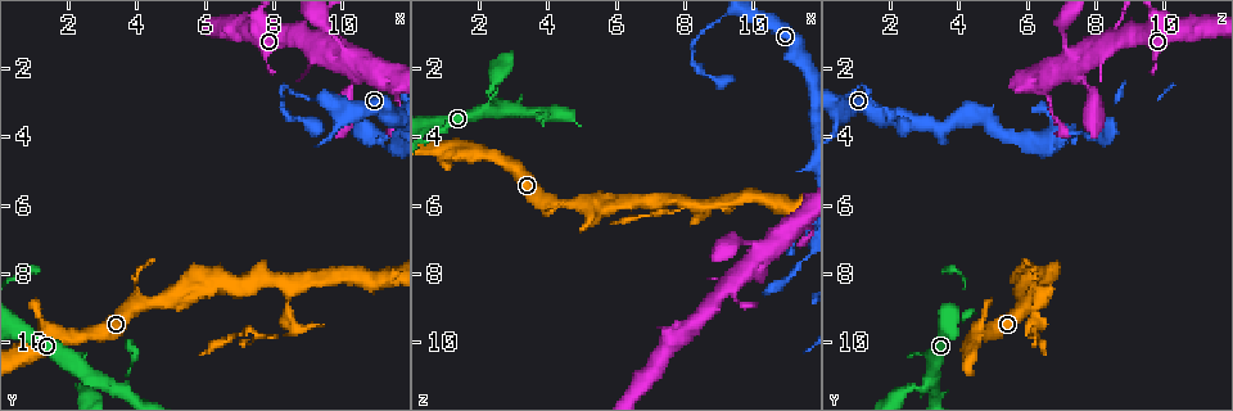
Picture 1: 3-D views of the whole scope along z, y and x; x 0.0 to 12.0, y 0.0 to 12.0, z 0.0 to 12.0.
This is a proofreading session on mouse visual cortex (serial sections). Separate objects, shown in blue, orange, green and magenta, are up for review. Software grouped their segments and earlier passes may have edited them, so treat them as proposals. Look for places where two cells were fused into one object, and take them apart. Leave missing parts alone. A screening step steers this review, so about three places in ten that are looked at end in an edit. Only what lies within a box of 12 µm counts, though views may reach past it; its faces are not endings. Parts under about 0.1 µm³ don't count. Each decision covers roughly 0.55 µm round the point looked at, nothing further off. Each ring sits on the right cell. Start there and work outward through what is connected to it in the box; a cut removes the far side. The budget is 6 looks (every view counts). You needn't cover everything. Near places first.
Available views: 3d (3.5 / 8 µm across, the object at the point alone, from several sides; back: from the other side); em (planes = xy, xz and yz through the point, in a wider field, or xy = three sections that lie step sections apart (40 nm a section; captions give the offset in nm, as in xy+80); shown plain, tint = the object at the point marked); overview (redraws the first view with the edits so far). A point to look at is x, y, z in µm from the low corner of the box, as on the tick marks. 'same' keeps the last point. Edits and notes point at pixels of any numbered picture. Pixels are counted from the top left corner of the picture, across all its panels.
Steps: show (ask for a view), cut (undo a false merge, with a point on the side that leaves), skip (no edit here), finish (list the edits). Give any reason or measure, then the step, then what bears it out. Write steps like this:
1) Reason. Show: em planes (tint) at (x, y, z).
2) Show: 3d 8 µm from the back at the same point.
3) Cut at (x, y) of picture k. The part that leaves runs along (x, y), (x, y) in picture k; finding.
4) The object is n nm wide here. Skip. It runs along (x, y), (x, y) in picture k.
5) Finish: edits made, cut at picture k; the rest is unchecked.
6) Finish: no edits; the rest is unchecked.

Two arms in line, one across. Show: 3d 3.5 µm at (2.7, 10.9, 3.2).

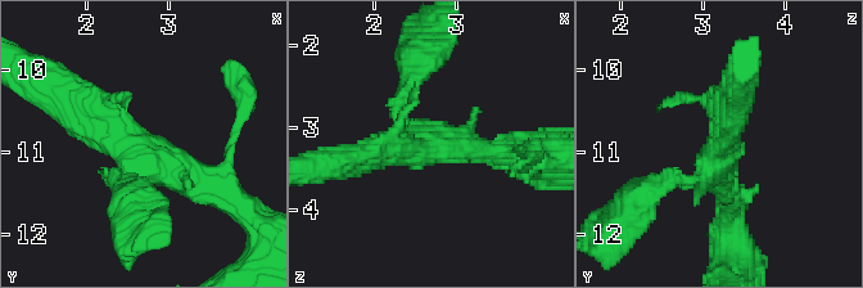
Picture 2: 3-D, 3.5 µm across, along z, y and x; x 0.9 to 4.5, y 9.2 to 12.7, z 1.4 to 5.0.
Show: em xy step 1 (tint) at (2.65, 11.00, 3.20).

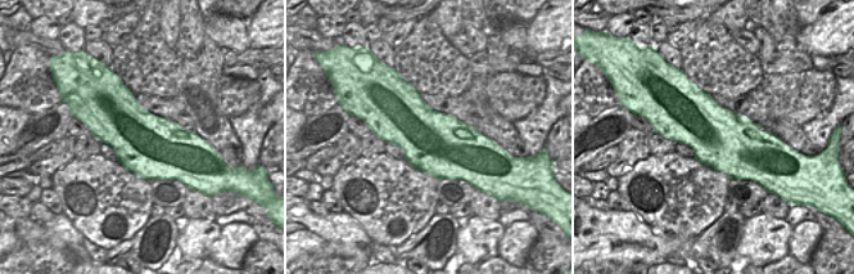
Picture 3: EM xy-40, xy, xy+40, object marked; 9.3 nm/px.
The object is 600 nm wide here. Skip. It runs along (73, 106), (216, 189) in picture 2; one cell here.

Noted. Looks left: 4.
Abrupt turn. Show: 3d 3.5 µm from the back at (8.3, 8.5, 6.1).

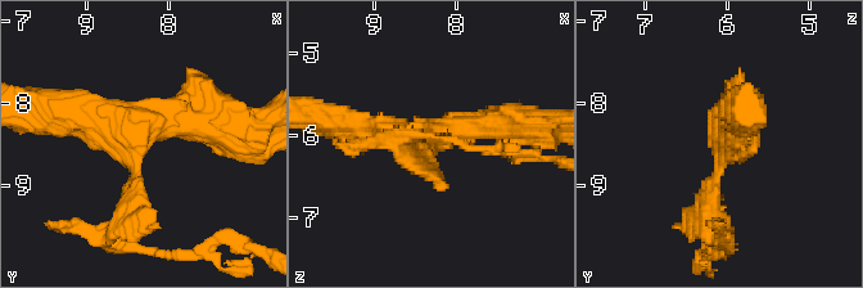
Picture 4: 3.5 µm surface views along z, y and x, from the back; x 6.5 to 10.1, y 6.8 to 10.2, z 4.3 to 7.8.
3 arms meet here; the arms are 200, 300, 350 nm wide; shape alone is not enough. Show: em xy step 1 (tint) at (8.40, 8.40, 6.00).

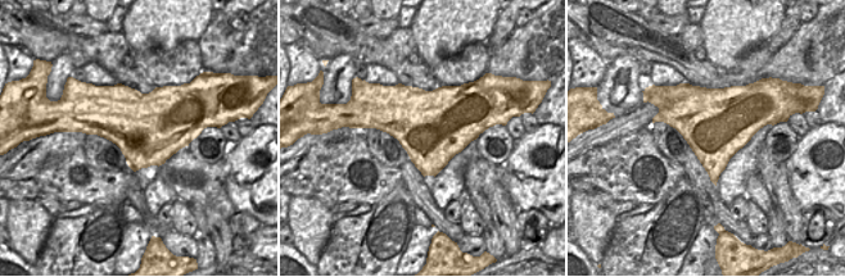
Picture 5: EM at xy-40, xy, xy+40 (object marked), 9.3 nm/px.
Show: em planes (tint) at the same point.

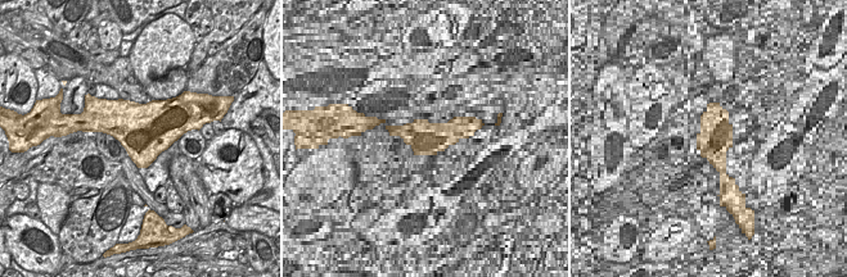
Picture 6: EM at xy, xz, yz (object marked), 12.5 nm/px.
The object is 650 nm wide here. Skip. It runs along (220, 121), (138, 138), (54, 117) in picture 4; one cell here.

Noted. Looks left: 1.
Finish: no edits; the rest is unchecked.

